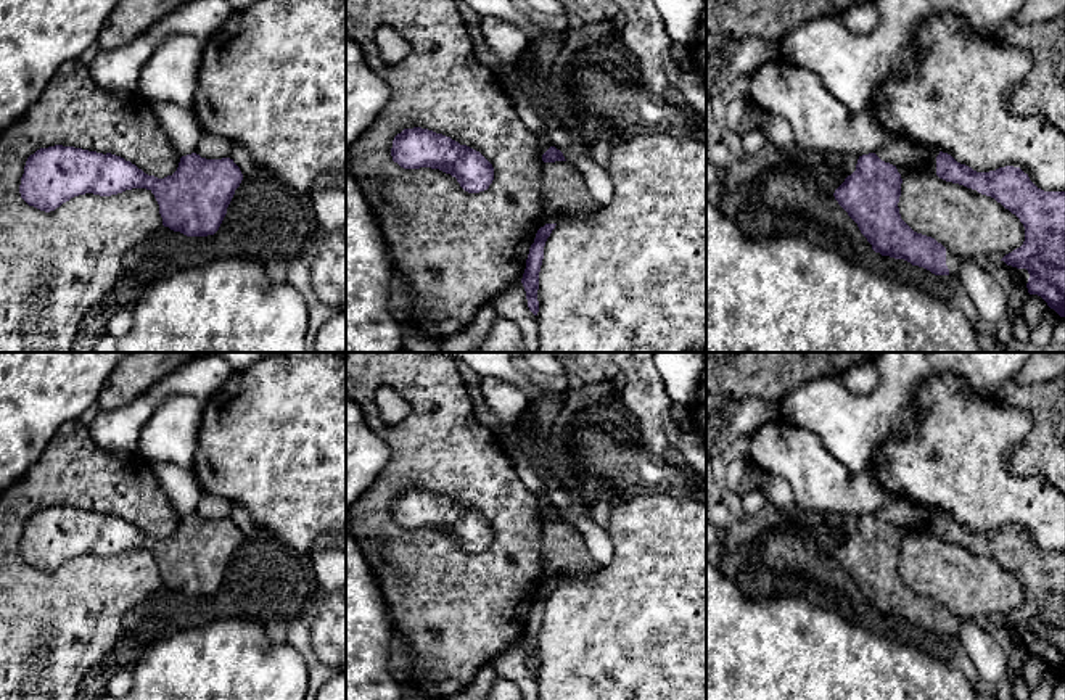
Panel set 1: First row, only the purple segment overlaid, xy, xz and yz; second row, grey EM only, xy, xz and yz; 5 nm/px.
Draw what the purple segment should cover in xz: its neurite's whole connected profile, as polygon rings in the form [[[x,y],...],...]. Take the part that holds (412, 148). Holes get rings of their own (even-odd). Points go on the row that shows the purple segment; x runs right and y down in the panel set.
[[[421,127],[397,134],[391,156],[404,169],[431,167],[450,174],[468,193],[484,191],[494,180],[494,167],[479,151]]]

